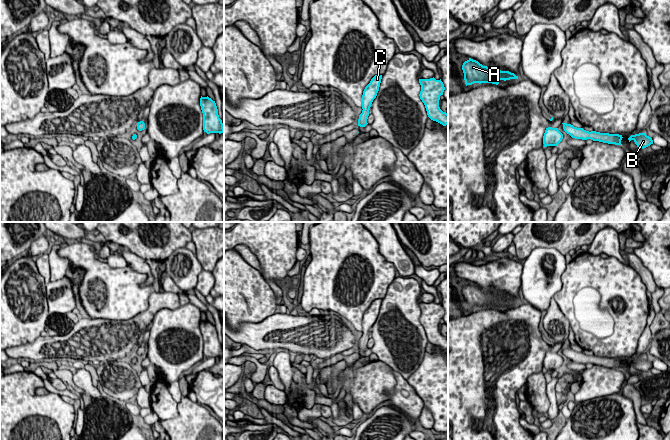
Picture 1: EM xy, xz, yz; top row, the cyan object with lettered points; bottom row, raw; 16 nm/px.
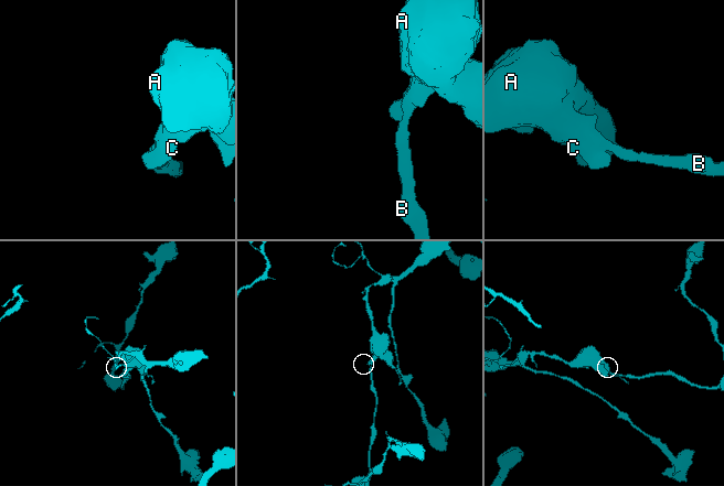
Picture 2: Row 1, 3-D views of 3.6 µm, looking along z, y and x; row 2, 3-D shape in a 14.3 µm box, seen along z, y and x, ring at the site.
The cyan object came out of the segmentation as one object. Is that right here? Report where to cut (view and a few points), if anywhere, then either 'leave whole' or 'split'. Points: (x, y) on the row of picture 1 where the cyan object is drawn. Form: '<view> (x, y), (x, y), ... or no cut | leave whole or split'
no cut | leave whole

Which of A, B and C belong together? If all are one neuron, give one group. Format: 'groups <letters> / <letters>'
groups A B C

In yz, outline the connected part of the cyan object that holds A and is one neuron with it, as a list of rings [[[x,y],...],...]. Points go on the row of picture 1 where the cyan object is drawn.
[[[471,58],[463,63],[462,70],[466,86],[474,83],[492,83],[498,85],[500,80],[518,79],[518,76],[514,73],[501,71],[490,66],[483,66]]]

